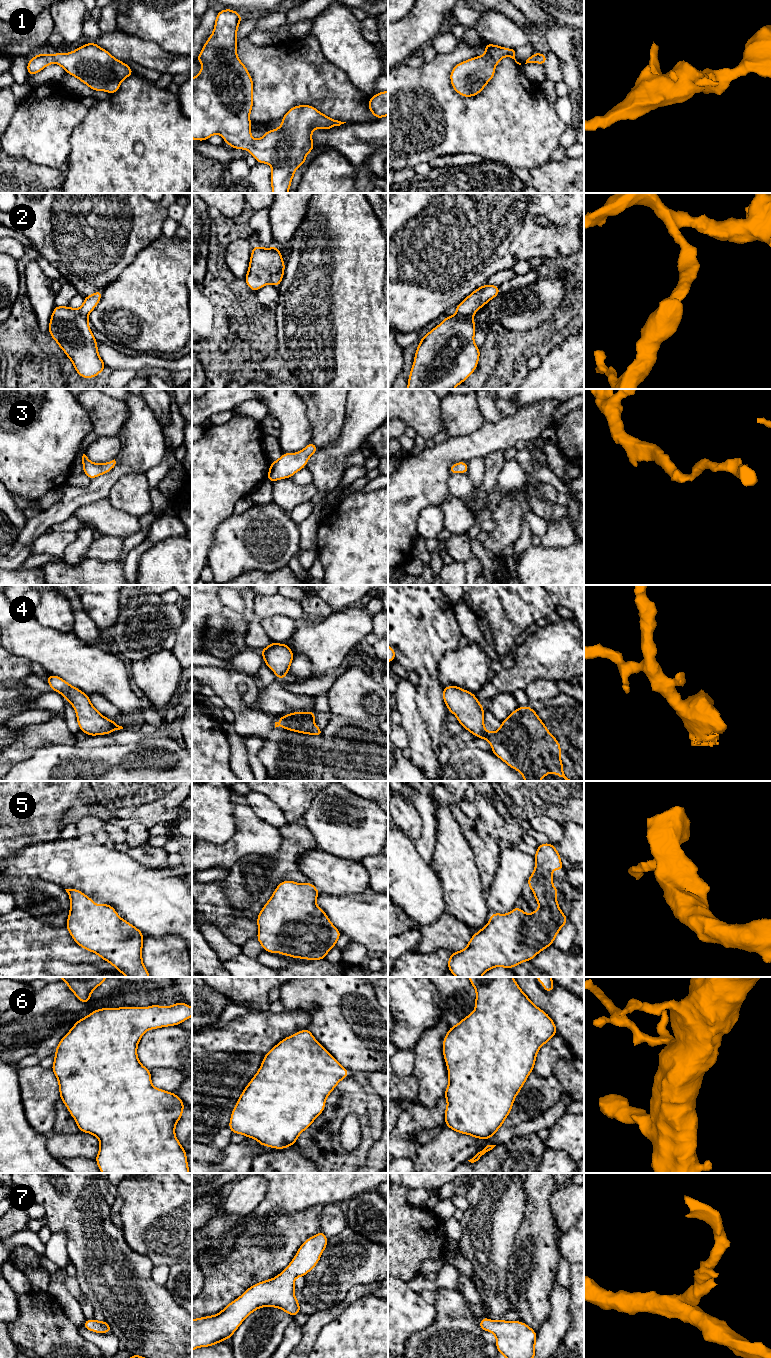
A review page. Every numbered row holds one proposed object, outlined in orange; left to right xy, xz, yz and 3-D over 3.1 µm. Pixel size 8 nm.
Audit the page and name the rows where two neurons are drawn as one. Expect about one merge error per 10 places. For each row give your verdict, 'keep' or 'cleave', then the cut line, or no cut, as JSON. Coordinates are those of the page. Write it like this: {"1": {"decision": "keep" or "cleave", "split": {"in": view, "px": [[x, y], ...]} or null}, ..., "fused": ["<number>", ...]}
{"1": {"decision": "keep", "split": null}, "2": {"decision": "keep", "split": null}, "3": {"decision": "keep", "split": null}, "4": {"decision": "keep", "split": null}, "5": {"decision": "keep", "split": null}, "6": {"decision": "keep", "split": null}, "7": {"decision": "keep", "split": null}, "fused": []}

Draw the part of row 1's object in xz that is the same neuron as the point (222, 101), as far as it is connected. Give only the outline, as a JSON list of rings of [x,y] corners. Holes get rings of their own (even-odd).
[[[225,8],[217,12],[213,33],[207,39],[196,58],[196,61],[201,62],[203,67],[196,78],[192,77],[192,139],[206,141],[214,134],[221,134],[224,142],[229,144],[231,148],[247,149],[250,155],[256,159],[257,163],[267,163],[272,167],[272,193],[288,193],[296,169],[305,164],[307,154],[315,149],[312,141],[312,131],[316,128],[328,130],[346,122],[331,119],[313,106],[298,105],[292,107],[283,116],[281,119],[282,124],[279,128],[268,130],[262,138],[254,140],[250,132],[252,123],[249,118],[253,107],[253,80],[246,66],[237,56],[236,38],[241,20],[242,16],[234,10]]]

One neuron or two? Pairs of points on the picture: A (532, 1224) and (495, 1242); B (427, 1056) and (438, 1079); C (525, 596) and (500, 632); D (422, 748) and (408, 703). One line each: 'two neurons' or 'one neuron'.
A: two neurons
B: one neuron
C: one neuron
D: one neuron

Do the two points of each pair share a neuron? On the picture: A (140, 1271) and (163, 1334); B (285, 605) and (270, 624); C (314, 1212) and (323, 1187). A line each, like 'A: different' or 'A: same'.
A: same
B: different
C: different

